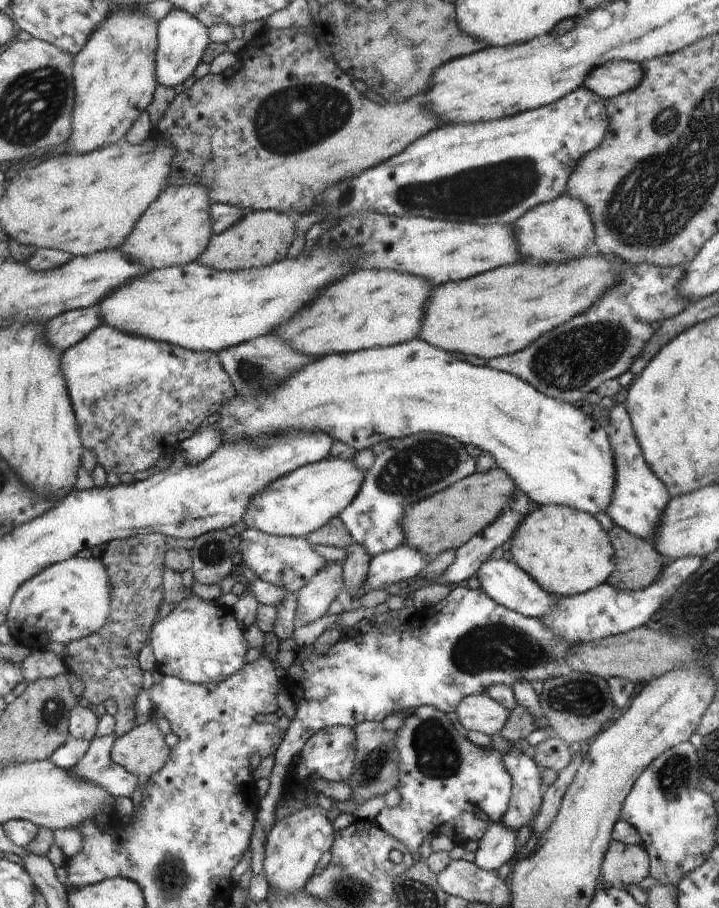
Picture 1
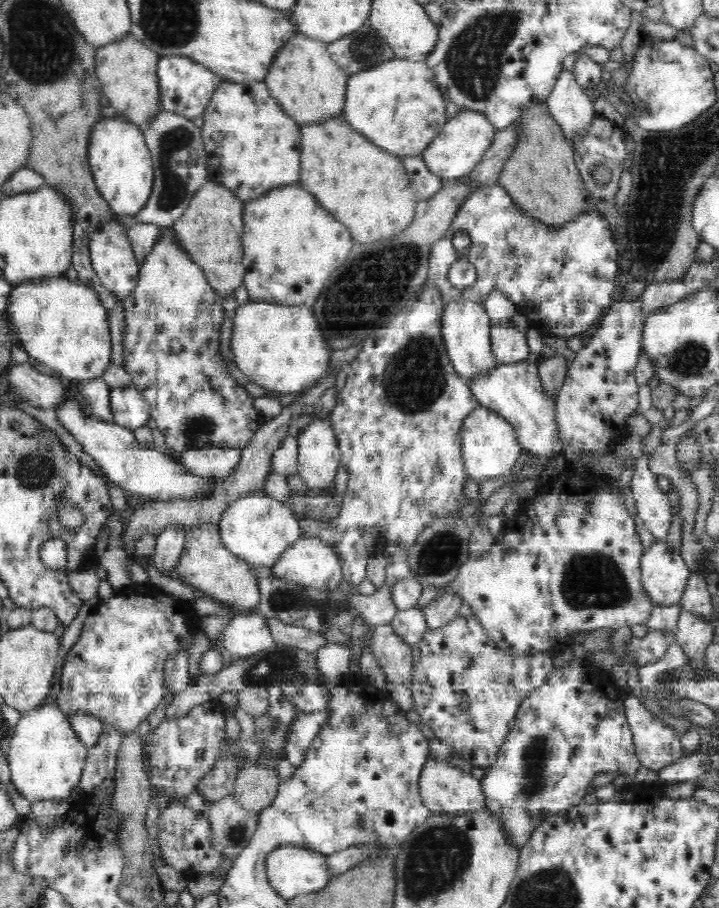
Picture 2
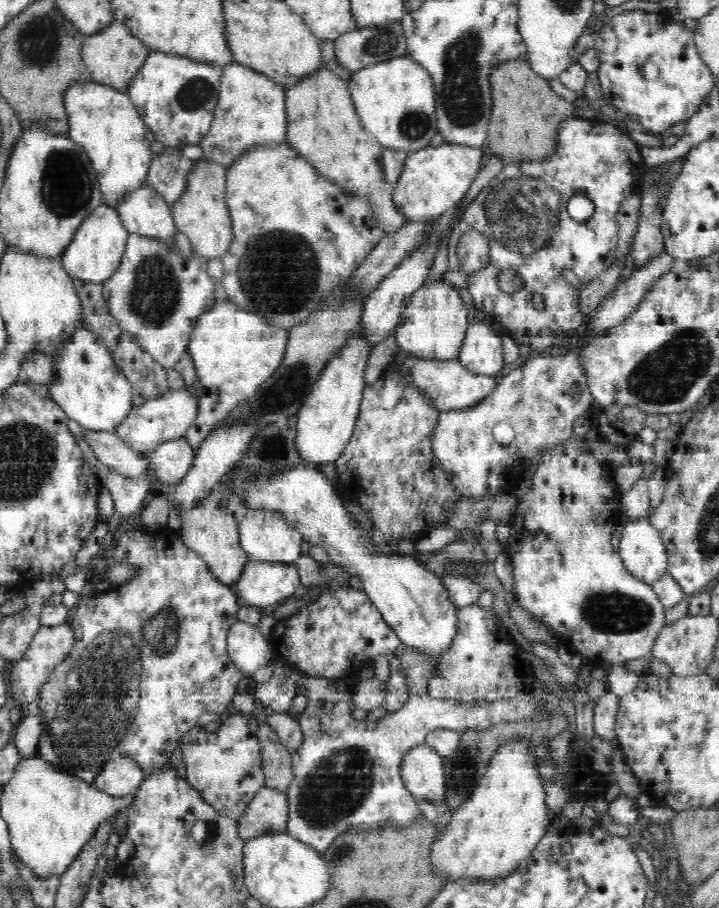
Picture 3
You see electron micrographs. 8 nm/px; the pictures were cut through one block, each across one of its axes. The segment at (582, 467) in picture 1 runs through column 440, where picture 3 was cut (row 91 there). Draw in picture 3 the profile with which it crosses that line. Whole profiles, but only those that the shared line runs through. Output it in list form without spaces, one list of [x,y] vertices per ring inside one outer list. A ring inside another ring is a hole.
[[[406,54],[354,71],[347,85],[362,126],[383,147],[411,153],[430,145],[437,133],[434,83],[413,58]]]

